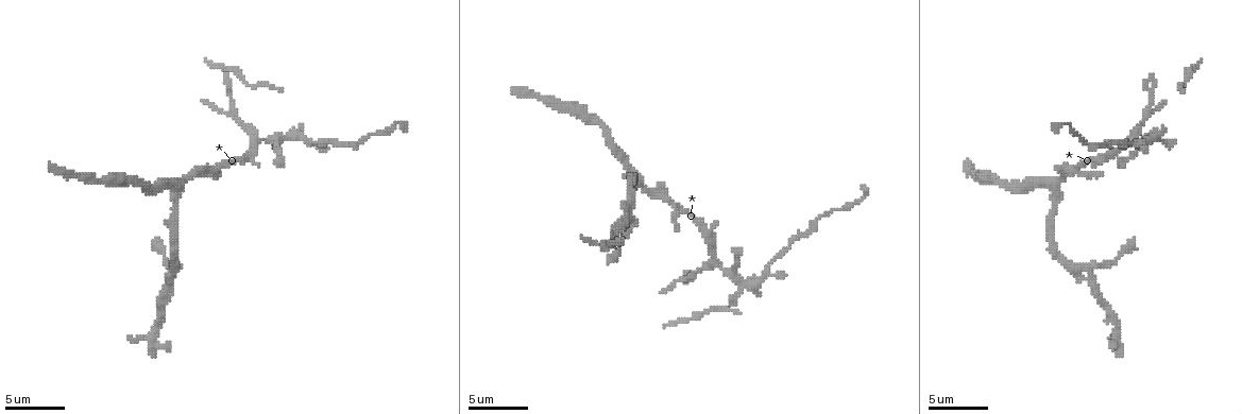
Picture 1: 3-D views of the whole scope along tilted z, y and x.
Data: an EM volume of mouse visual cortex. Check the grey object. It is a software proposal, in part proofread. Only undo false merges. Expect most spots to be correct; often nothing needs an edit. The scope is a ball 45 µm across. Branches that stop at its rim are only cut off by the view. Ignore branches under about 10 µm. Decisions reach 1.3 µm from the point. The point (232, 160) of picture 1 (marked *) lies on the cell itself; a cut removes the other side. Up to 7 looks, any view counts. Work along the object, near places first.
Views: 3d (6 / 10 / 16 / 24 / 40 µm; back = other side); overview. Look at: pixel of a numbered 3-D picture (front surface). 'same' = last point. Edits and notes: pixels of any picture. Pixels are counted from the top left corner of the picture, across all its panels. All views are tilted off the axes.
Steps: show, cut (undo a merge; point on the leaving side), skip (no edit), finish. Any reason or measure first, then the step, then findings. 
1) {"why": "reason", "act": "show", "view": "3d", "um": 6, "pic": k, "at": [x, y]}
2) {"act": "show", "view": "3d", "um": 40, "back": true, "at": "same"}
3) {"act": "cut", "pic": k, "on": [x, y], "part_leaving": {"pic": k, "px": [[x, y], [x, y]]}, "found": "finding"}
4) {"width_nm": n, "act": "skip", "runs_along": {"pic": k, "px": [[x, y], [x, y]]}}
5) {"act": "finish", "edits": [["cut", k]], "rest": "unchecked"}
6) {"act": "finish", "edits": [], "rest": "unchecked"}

{"act": "show", "view": "3d", "um": 6, "pic": 1, "at": [174, 189]}

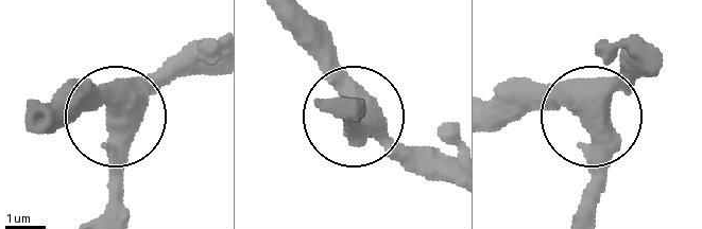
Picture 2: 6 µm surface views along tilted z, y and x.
{"act": "skip", "runs_along": {"pic": 2, "px": [[655, 55], [581, 111], [514, 85]]}, "found": "one cell here"}

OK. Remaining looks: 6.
{"why": "three arms meet", "act": "show", "view": "3d", "um": 16, "pic": 1, "at": [259, 141]}

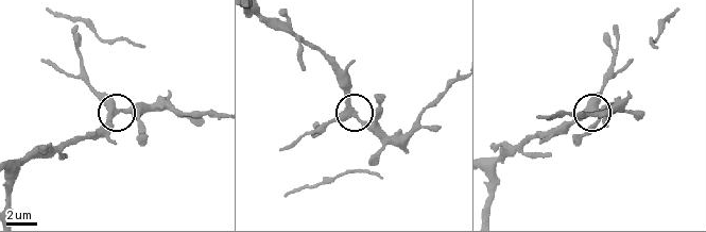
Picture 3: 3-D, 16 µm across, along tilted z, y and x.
{"arms": 3, "act": "skip", "runs_along": {"pic": 3, "px": [[321, 53], [352, 111], [323, 123]]}, "found": "one cell here"}

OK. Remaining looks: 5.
{"why": "thick turns thin", "act": "show", "view": "3d", "um": 16, "pic": 1, "at": [1153, 80]}

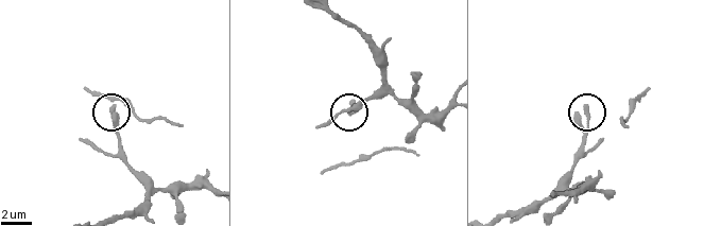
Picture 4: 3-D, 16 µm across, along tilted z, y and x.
{"act": "show", "view": "3d", "um": 16, "back": true, "pic": 4, "at": [589, 113]}

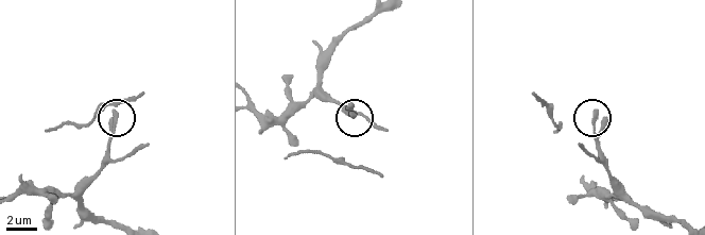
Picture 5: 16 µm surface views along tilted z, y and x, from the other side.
{"act": "skip", "found": "all the same cell"}

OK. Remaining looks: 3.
{"act": "finish", "edits": [], "rest": "unchecked"}

